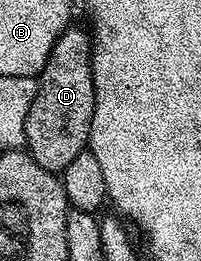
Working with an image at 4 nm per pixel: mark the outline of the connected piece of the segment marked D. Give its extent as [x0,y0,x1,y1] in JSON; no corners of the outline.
[25,26,95,174]

